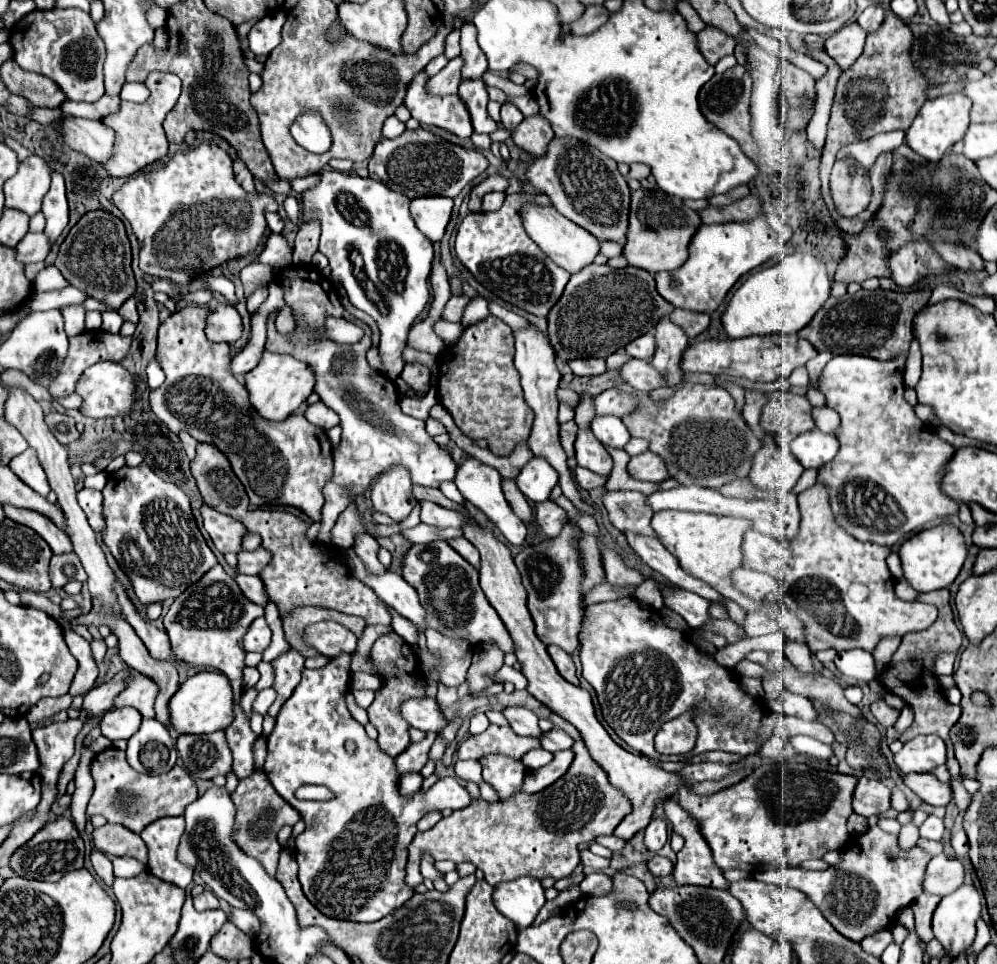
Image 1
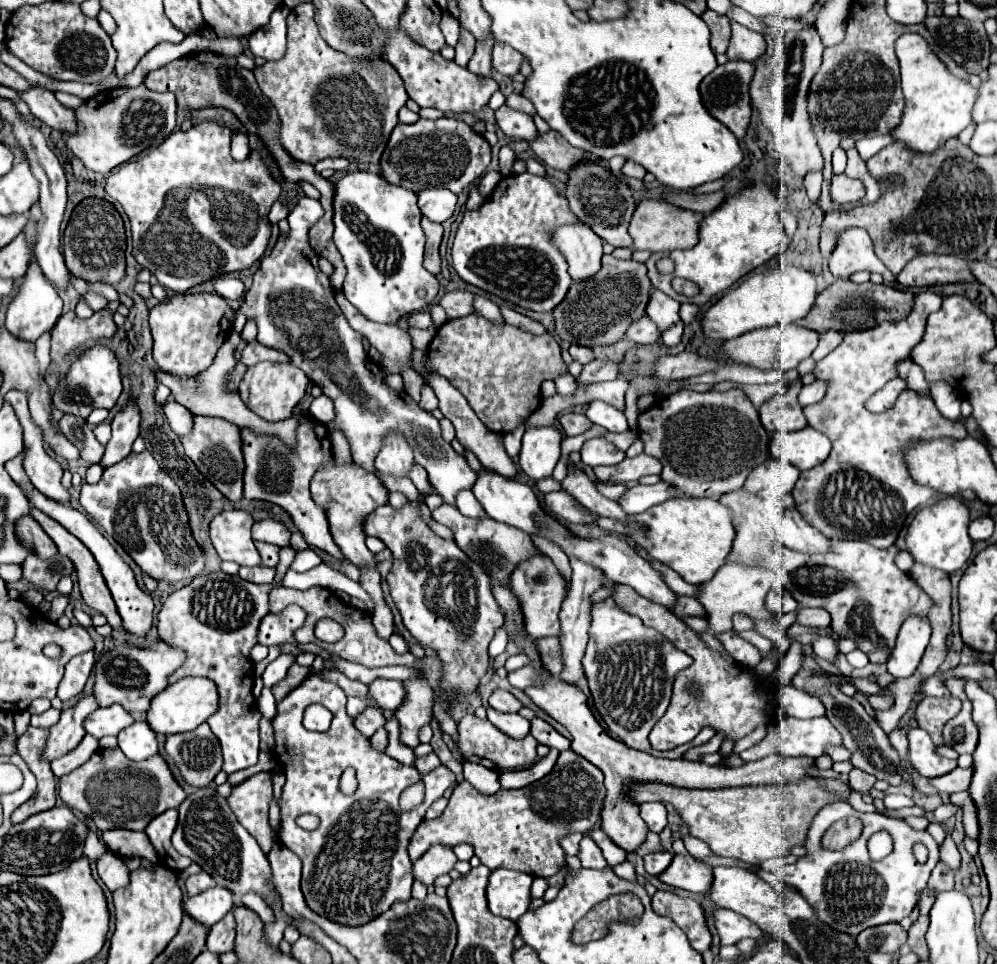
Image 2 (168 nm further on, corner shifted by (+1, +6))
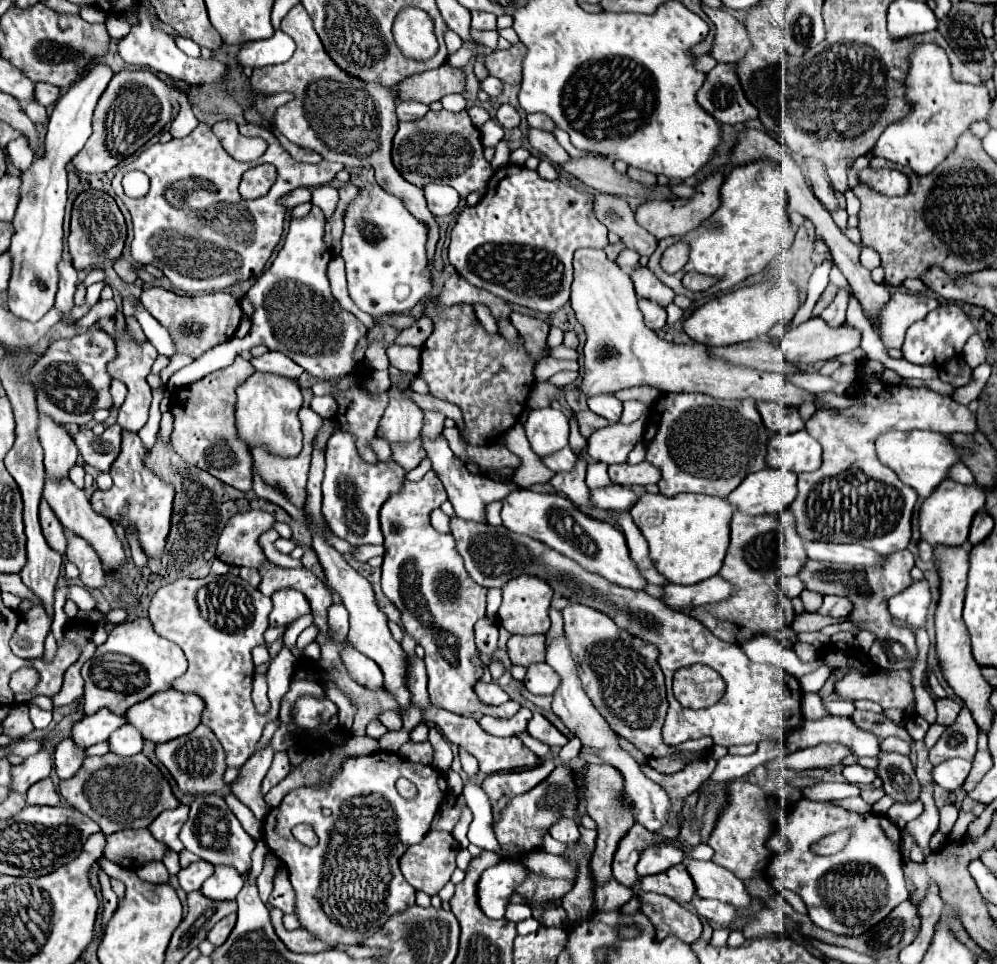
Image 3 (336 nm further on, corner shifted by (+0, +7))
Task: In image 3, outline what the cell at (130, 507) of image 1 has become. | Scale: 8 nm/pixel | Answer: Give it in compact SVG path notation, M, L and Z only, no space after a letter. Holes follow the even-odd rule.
M123 430L123 448L117 460L111 466L111 478L113 478L113 488L107 492L95 490L91 496L91 508L109 518L121 522L121 526L135 524L139 530L139 542L141 548L145 550L147 556L159 556L165 550L165 538L169 534L171 526L171 510L173 510L173 486L165 484L157 474L145 468L143 464L145 458L145 448L135 432Z

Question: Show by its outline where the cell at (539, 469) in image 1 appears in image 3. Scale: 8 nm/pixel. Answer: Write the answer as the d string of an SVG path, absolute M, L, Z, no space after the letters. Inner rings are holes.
M537 408L525 422L529 444L537 456L553 454L569 444L569 418L557 408Z

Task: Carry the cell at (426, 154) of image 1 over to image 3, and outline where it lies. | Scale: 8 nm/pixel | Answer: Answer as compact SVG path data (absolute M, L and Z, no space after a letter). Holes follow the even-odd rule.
M427 112L413 122L399 122L399 130L393 140L393 164L401 176L423 188L431 182L447 184L467 198L471 192L485 194L487 182L493 176L491 164L483 158L481 132L473 126L469 114L461 112Z

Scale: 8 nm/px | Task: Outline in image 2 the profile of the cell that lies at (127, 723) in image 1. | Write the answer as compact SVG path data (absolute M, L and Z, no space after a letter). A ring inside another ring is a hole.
M110 705L110 707L100 707L92 715L88 715L84 727L90 735L96 739L104 735L118 735L122 729L134 723L134 715L128 713L120 705Z

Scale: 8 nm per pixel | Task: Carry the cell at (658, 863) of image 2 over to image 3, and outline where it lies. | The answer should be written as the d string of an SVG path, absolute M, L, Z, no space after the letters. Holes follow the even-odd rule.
M655 844L655 846L647 846L641 852L641 858L637 862L637 874L639 876L649 876L649 874L659 874L669 870L671 866L683 862L683 852L679 848L673 846L663 846L663 844Z

